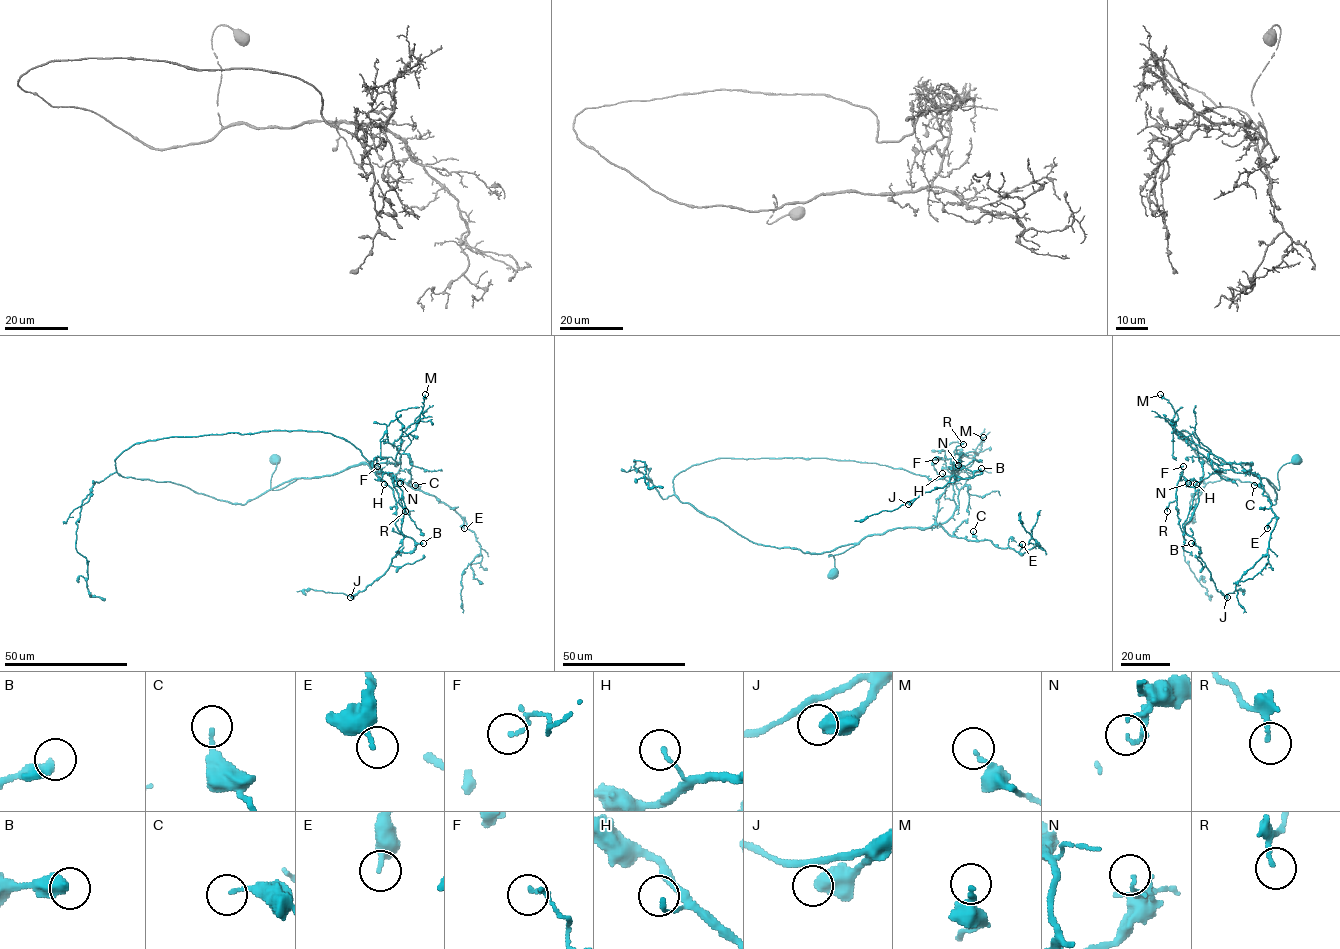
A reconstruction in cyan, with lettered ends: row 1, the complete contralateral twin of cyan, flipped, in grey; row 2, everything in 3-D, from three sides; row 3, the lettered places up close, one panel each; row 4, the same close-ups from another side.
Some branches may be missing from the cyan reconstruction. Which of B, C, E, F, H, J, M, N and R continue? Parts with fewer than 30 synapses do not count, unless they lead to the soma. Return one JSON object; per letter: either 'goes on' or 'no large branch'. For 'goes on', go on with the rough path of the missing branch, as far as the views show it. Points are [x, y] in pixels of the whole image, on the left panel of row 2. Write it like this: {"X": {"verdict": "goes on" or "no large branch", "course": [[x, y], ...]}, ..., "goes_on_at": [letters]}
{"B": {"verdict": "no large branch"}, "C": {"verdict": "no large branch"}, "E": {"verdict": "no large branch"}, "F": {"verdict": "no large branch"}, "H": {"verdict": "no large branch"}, "J": {"verdict": "no large branch"}, "M": {"verdict": "no large branch"}, "N": {"verdict": "no large branch"}, "R": {"verdict": "no large branch"}, "goes_on_at": []}

